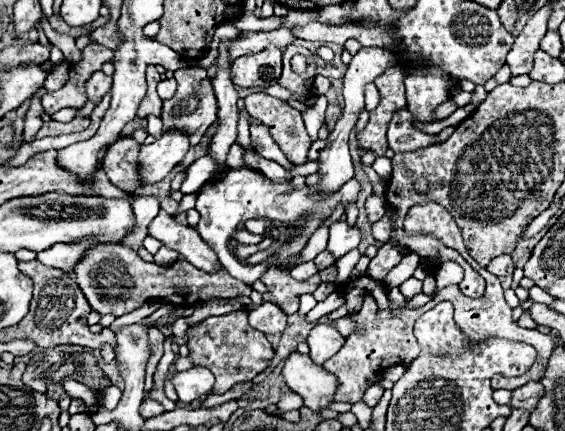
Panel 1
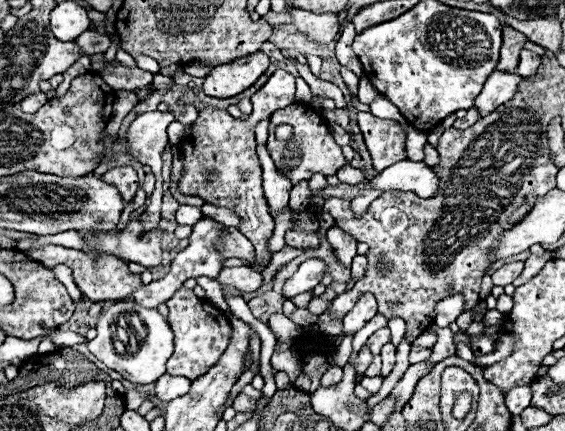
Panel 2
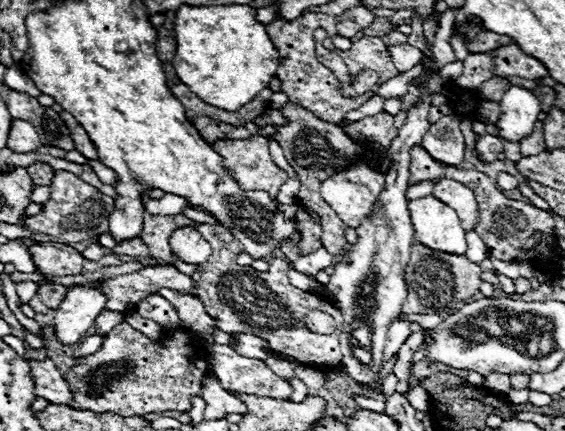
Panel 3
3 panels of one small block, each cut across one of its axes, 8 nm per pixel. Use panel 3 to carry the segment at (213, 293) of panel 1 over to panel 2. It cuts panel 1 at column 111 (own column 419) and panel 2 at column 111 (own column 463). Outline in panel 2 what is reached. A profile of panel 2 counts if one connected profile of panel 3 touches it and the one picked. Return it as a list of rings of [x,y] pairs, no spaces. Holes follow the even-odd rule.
[[[42,246],[36,250],[30,250],[28,256],[36,262],[42,262],[44,266],[52,268],[54,264],[66,264],[72,268],[72,276],[76,286],[80,288],[80,292],[90,300],[90,302],[120,302],[130,298],[136,290],[140,290],[144,284],[140,280],[140,274],[130,274],[128,272],[128,264],[116,256],[100,256],[100,258],[92,258],[80,250],[74,248],[64,248],[64,246]]]

